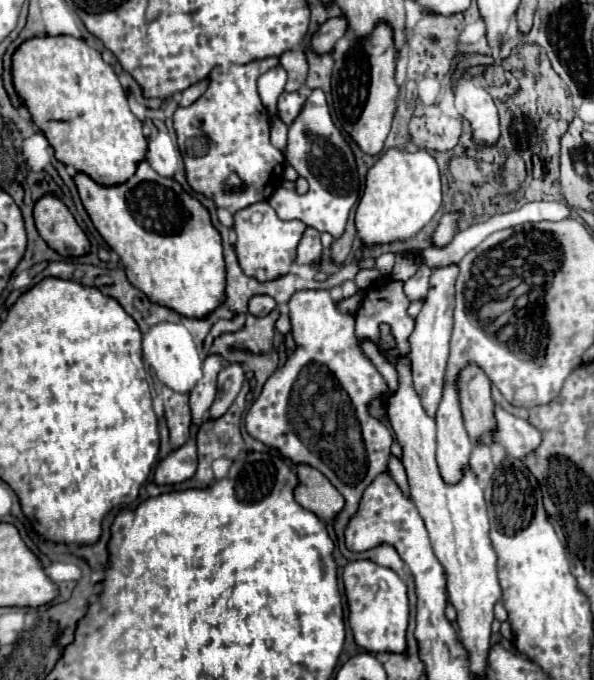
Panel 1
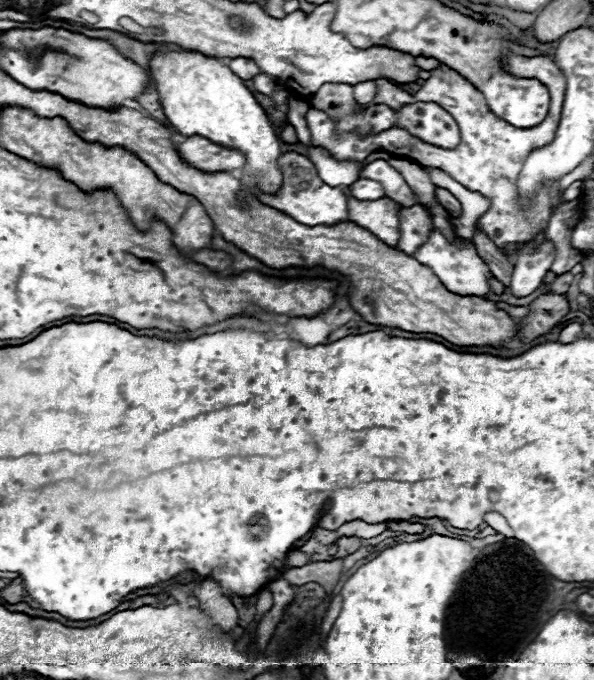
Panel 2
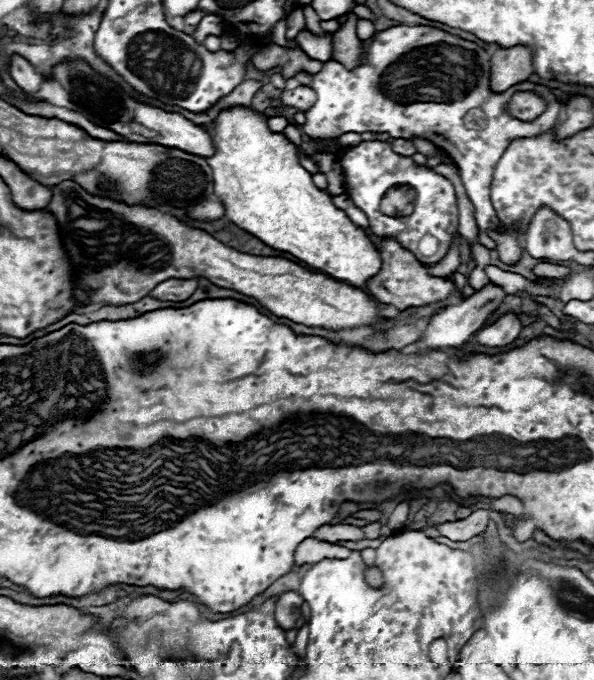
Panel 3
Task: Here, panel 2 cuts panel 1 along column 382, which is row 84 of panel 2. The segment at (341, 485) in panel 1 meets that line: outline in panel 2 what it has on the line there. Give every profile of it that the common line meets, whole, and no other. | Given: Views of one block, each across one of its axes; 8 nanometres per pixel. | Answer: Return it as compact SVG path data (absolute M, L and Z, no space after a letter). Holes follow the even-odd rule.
M512 54L506 68L508 68L508 72L514 72L516 76L538 78L548 88L550 110L548 110L548 116L536 128L516 128L516 126L508 124L506 120L500 120L500 116L496 116L488 108L488 104L484 100L484 94L474 84L470 84L458 72L454 72L452 68L442 64L438 70L432 70L432 76L424 82L424 86L414 96L400 90L392 82L378 82L376 80L378 96L372 100L372 104L386 104L392 110L400 110L406 104L414 104L414 102L436 102L436 104L440 104L448 114L452 114L452 118L460 126L460 144L456 148L448 150L448 148L440 148L440 146L434 146L434 144L426 144L424 140L412 136L408 130L394 130L394 128L386 130L378 136L368 136L364 140L356 138L356 136L346 136L346 134L344 136L334 136L332 120L324 112L310 108L308 114L306 114L306 122L308 122L310 136L312 136L312 144L326 148L336 160L356 160L356 162L360 162L366 156L370 156L372 152L388 152L396 158L414 160L414 162L418 162L426 168L442 168L448 176L452 176L456 182L460 182L468 190L480 192L480 194L484 194L492 200L490 210L484 212L478 218L476 226L496 244L498 250L502 250L506 244L516 244L516 242L530 240L534 236L534 232L540 232L548 226L550 204L552 204L552 198L556 196L556 188L552 188L552 186L542 188L536 194L534 202L522 206L518 202L518 176L520 176L520 170L522 170L526 158L530 156L530 152L534 152L536 148L542 148L542 146L546 146L554 140L554 134L556 134L558 122L560 122L562 104L564 104L566 76L554 64L554 60L548 58L548 56L526 58L526 56Z

